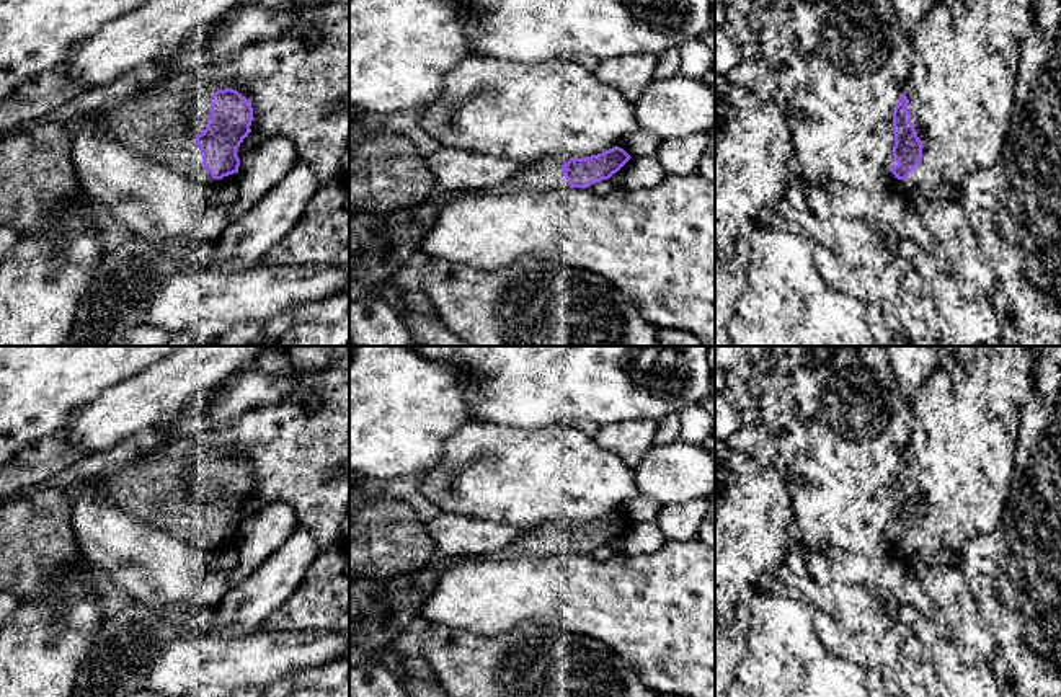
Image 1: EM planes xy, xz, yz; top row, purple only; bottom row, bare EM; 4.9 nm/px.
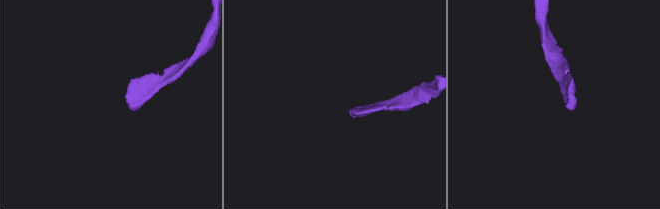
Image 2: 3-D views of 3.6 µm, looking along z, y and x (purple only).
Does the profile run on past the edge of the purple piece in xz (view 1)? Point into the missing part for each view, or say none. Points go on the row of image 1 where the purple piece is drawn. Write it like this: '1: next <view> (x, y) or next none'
1: next xz (546, 175)

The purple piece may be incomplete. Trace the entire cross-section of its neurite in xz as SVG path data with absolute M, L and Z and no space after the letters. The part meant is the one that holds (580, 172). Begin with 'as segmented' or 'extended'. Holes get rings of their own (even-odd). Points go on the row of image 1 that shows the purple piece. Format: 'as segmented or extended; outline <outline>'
extended; outline M617 145L584 158L548 155L526 165L516 176L475 193L553 193L566 191L570 188L589 188L594 183L609 180L630 158L632 157Z

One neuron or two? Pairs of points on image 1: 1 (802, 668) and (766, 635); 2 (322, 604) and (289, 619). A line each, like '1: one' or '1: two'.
1: one
2: one

